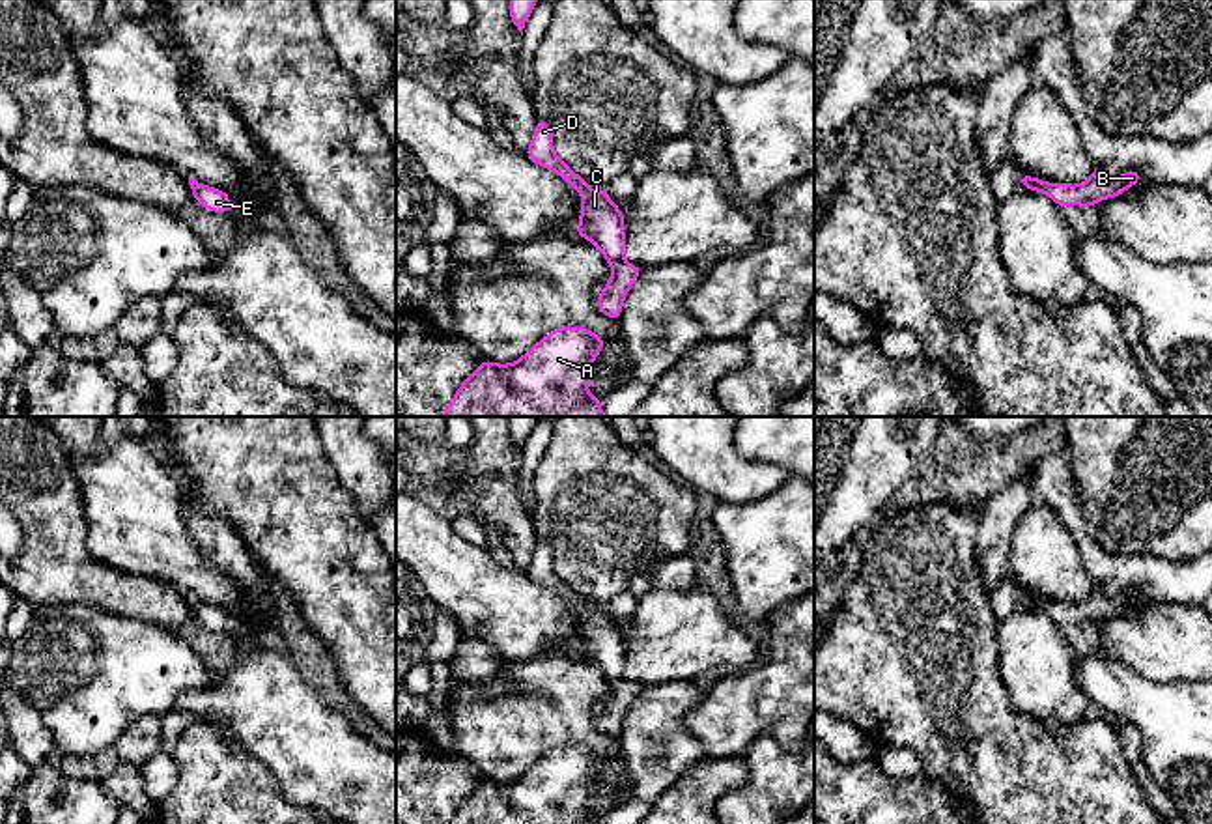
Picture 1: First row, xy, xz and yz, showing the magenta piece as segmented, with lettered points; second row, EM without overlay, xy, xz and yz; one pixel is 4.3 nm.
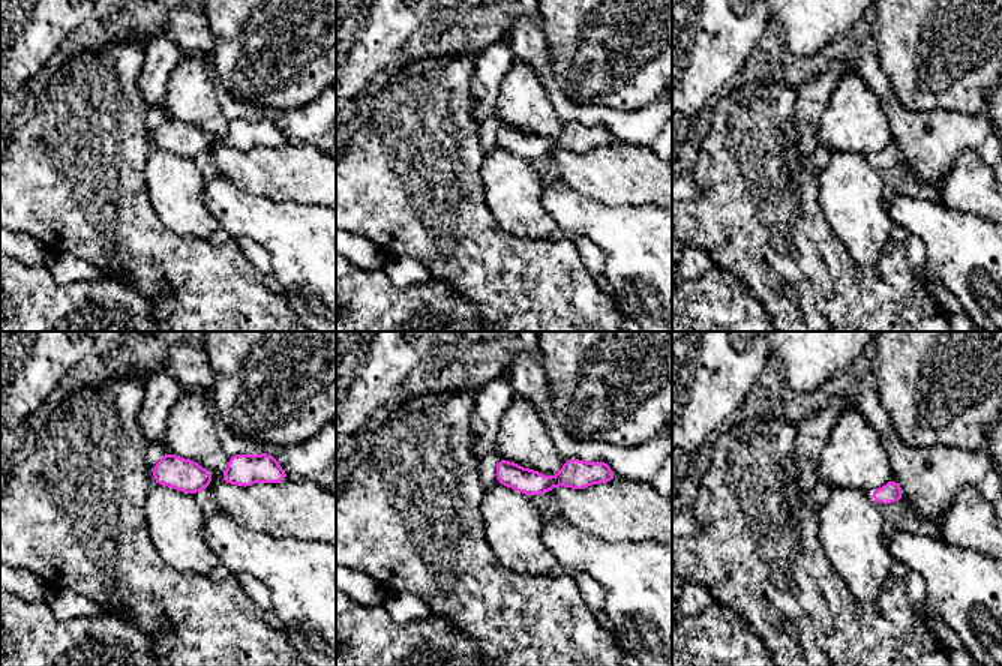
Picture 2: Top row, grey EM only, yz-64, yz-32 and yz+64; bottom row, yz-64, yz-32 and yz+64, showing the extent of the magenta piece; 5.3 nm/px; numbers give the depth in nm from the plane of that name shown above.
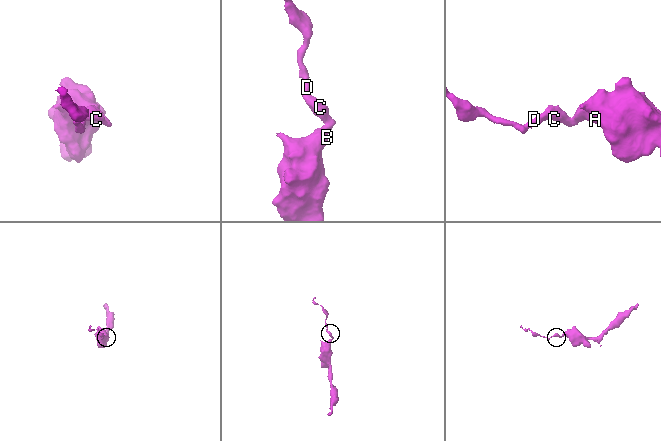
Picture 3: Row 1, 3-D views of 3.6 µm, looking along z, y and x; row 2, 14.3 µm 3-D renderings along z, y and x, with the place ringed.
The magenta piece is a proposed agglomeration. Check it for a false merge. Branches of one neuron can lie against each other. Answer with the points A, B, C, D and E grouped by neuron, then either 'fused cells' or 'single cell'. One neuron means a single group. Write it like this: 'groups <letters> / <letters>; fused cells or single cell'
groups A B C D E; single cell

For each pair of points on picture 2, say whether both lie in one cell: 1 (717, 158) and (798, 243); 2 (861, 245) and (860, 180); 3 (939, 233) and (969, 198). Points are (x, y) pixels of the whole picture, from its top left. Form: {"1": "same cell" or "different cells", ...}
{"1": "same cell", "2": "same cell", "3": "different cells"}

